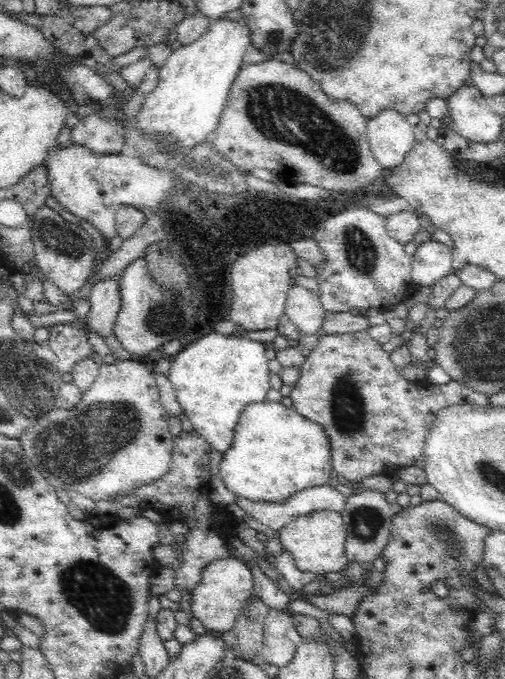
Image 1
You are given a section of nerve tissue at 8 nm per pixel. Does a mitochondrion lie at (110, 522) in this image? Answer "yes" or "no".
no

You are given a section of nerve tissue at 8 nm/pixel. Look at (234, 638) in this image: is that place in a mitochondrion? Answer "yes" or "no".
no

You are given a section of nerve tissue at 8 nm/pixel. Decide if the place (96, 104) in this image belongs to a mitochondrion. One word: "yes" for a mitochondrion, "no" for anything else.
no

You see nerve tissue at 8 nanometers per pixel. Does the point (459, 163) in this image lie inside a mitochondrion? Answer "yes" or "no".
no

